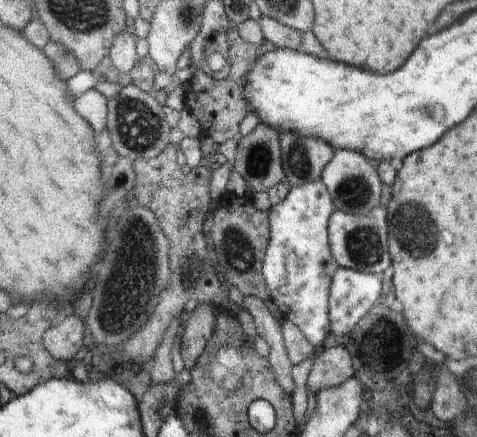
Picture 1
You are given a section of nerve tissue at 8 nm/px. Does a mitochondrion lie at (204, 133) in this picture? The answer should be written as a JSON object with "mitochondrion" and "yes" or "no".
{"mitochondrion":"no"}

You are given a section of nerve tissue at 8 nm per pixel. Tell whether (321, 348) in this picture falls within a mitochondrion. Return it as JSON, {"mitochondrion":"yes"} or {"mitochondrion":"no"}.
{"mitochondrion":"no"}

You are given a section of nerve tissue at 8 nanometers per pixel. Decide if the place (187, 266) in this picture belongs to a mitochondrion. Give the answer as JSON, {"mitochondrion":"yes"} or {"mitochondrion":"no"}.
{"mitochondrion":"yes"}

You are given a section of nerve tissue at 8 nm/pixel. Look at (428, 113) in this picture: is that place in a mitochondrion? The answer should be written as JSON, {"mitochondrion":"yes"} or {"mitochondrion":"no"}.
{"mitochondrion":"yes"}

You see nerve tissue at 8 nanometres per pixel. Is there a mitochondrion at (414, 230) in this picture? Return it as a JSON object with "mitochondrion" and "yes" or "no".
{"mitochondrion":"yes"}

